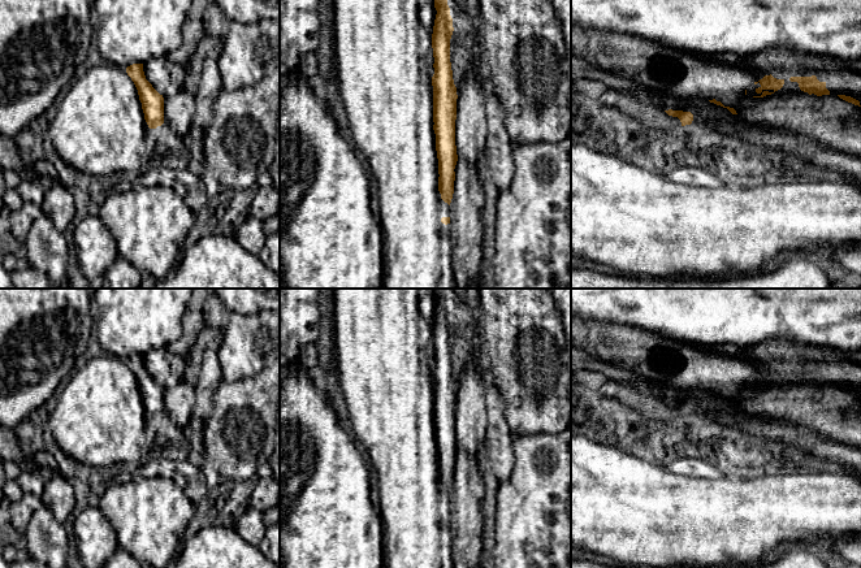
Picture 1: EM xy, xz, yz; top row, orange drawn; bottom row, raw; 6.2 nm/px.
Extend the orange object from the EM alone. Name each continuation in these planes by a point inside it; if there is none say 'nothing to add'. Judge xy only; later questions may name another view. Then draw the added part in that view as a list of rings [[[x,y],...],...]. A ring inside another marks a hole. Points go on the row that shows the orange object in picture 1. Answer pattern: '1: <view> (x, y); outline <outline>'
nothing to add

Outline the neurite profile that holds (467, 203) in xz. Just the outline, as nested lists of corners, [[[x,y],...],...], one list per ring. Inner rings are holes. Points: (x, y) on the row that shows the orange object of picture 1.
[[[458,157],[454,194],[450,203],[453,272],[455,289],[471,289],[479,282],[483,259],[484,188],[481,168]]]

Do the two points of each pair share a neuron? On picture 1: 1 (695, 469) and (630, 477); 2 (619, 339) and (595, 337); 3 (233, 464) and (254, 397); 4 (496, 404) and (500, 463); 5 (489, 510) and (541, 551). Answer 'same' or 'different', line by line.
1: different
2: same
3: same
4: same
5: different

